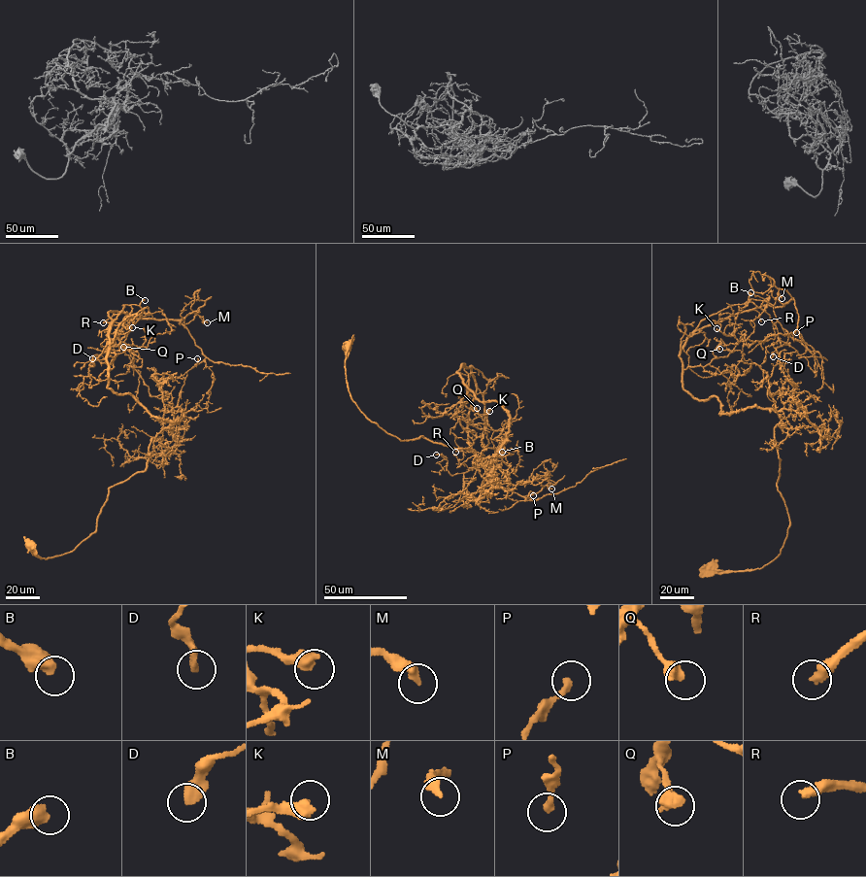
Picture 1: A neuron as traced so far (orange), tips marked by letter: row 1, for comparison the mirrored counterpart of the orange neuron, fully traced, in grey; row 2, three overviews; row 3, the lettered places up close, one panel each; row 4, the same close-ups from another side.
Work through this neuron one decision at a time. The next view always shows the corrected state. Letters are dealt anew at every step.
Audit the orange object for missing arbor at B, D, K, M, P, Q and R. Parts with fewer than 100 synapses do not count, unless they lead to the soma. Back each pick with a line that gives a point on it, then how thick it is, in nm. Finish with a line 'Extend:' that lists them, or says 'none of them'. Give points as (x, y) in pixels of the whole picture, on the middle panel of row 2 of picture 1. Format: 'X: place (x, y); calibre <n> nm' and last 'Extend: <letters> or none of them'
B: place (502, 452); calibre 500 nm
R: place (455, 452); calibre 380 nm
Extend: B, R

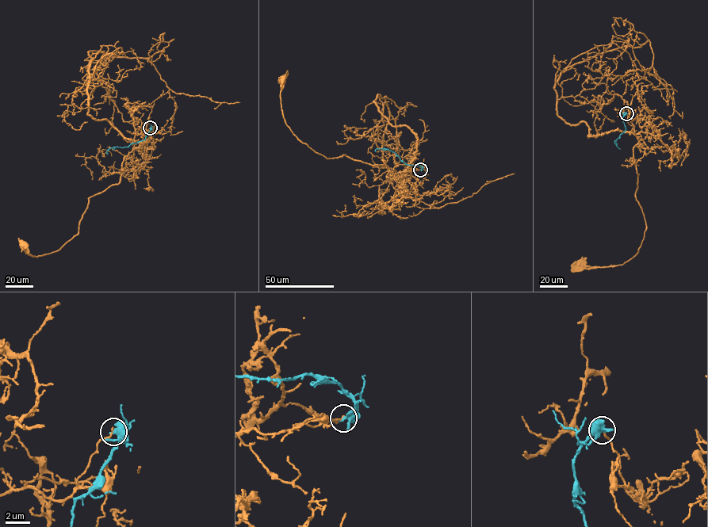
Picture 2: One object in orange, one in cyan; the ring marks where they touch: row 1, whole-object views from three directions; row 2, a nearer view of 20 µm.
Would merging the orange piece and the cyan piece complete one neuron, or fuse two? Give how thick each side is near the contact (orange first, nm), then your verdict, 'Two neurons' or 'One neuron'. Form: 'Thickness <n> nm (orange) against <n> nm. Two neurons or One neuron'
Thickness 140 nm (orange) against 440 nm. Two neurons

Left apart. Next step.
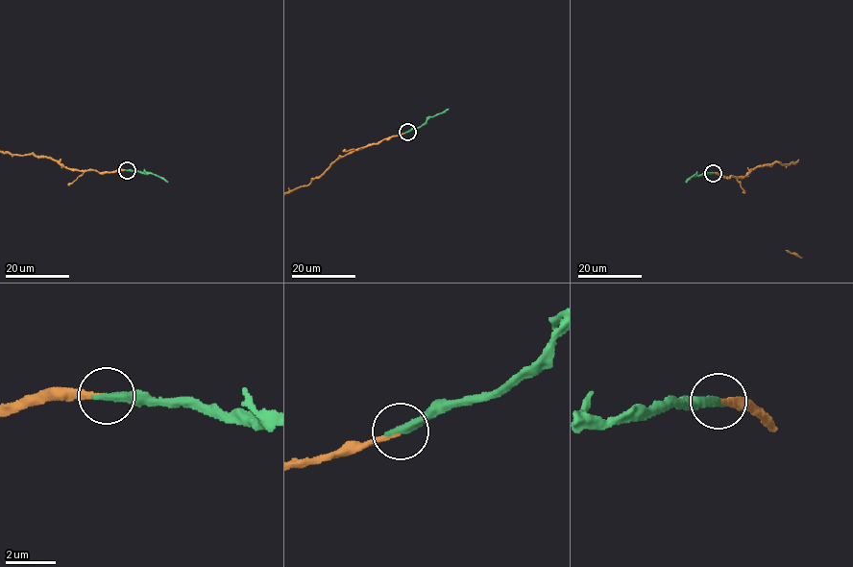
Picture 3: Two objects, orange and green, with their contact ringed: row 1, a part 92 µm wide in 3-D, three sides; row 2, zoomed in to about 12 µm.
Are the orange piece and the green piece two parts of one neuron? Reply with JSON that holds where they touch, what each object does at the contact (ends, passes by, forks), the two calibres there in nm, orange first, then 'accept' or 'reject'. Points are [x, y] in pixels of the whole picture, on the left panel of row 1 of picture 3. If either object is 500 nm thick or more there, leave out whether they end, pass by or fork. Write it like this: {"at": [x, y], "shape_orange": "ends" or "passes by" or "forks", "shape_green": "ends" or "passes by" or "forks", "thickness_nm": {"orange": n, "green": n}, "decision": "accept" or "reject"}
{"at": [127, 170], "shape_orange": "ends", "shape_green": "ends", "thickness_nm": {"orange": 200, "green": 340}, "decision": "accept"}

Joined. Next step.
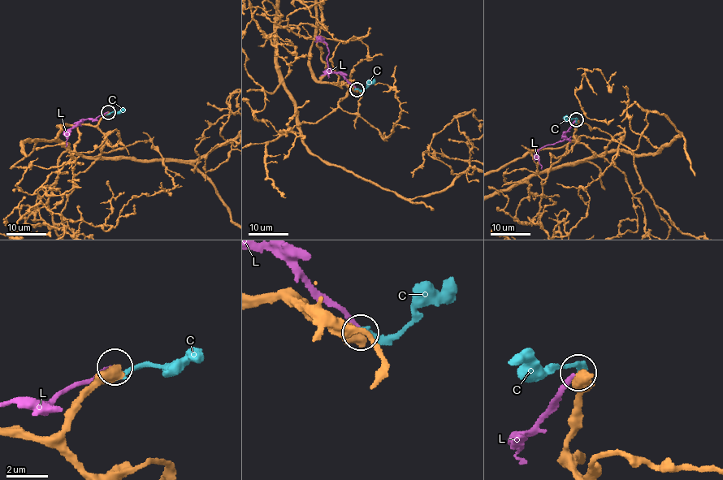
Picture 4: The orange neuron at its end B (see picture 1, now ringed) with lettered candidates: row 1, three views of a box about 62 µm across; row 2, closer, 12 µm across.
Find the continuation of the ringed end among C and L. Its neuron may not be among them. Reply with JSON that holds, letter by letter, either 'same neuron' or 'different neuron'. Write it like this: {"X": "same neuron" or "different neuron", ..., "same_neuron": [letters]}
{"C": "different neuron", "L": "different neuron", "same_neuron": []}

